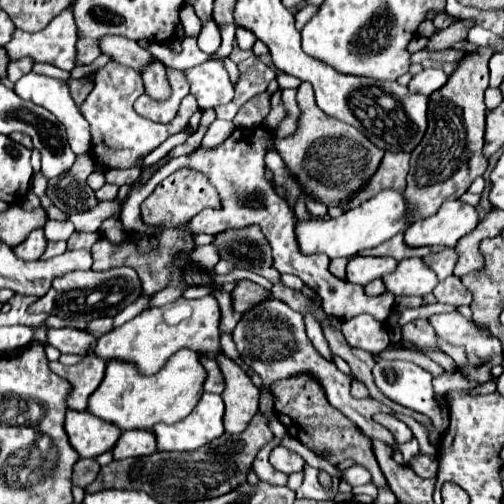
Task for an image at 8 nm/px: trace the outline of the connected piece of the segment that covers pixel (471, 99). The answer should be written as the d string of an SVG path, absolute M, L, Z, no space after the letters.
M480 46L476 52L466 52L456 62L448 82L428 102L428 130L424 140L412 150L412 166L408 184L404 188L404 200L412 206L412 220L432 216L442 202L458 200L474 178L482 176L488 160L482 156L484 146L484 90L488 88L488 60L494 50Z

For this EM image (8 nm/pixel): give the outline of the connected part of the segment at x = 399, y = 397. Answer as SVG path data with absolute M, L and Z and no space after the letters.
M380 360L374 366L374 382L380 388L382 394L386 394L390 400L394 400L400 406L406 406L410 410L416 410L420 414L426 414L436 430L440 434L444 434L444 428L448 428L448 418L440 416L440 408L434 400L434 390L432 390L432 374L426 372L424 368L412 364L412 362L404 362L404 360Z

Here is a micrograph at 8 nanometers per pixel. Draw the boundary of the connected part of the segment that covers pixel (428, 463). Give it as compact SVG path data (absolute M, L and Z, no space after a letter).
M418 453L410 459L411 469L422 478L436 477L438 461L435 456Z

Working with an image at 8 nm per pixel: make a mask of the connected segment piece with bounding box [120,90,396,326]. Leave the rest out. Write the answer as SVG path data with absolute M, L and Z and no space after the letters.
M282 90L282 104L286 110L286 116L280 120L276 130L266 130L262 126L254 128L254 130L242 130L236 128L220 146L208 150L208 148L196 148L192 154L180 156L180 158L172 158L170 162L166 162L162 168L158 168L150 180L138 188L132 188L122 212L120 212L120 220L124 224L126 230L132 230L132 234L148 234L148 236L156 236L162 234L162 226L148 226L142 222L140 216L140 204L150 195L150 192L156 188L164 178L168 178L170 174L174 174L180 168L190 168L190 170L198 170L202 172L210 184L218 190L220 196L220 208L206 208L202 212L198 212L188 224L184 224L182 228L194 234L218 234L222 230L228 228L242 228L242 226L250 226L250 224L258 224L264 232L264 236L268 238L270 246L272 246L272 256L274 256L274 264L276 270L280 274L294 274L298 276L306 286L314 288L316 292L320 292L322 298L322 308L328 314L334 314L340 320L348 320L354 318L356 314L370 314L374 316L380 324L388 326L388 318L394 310L394 294L384 292L376 298L370 298L364 294L362 286L352 286L350 282L338 280L336 276L330 274L328 264L330 258L326 254L316 254L316 256L304 256L298 250L298 242L296 242L296 234L294 234L294 216L286 204L286 200L276 194L276 188L272 184L272 180L266 180L266 154L270 150L274 150L274 140L281 136L289 136L296 131L298 125L298 106L296 106L296 90Z

